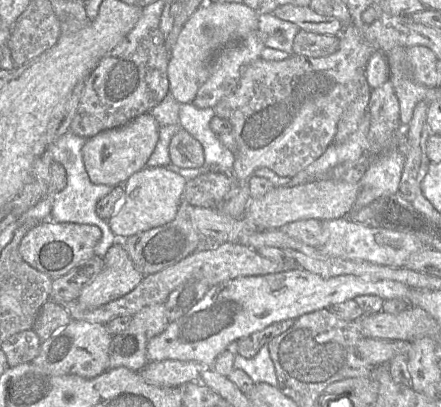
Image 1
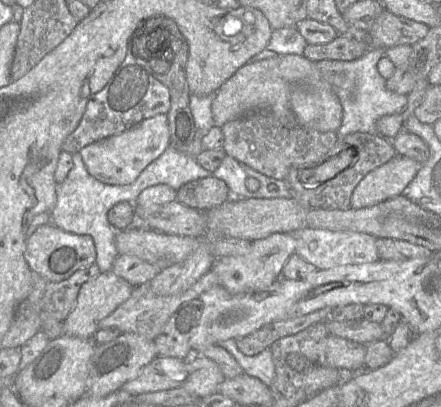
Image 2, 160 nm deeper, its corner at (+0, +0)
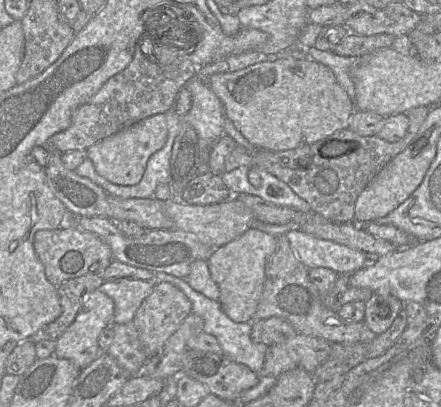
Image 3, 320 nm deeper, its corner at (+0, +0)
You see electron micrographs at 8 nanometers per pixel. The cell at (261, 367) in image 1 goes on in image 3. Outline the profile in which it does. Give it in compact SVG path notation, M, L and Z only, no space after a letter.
M154 273L152 281L154 284L158 282L168 282L181 290L191 302L191 312L203 319L203 331L217 338L224 356L236 363L246 365L257 374L260 373L264 365L265 354L268 346L262 343L255 343L251 340L251 322L234 322L222 310L219 301L211 300L203 294L195 291L183 278L178 278L167 273Z

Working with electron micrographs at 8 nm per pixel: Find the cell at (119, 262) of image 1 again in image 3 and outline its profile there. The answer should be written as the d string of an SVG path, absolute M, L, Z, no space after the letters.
M99 288L89 293L73 323L56 339L54 354L58 358L72 361L79 369L91 364L101 353L98 337L103 328L113 324L115 303L111 297Z

